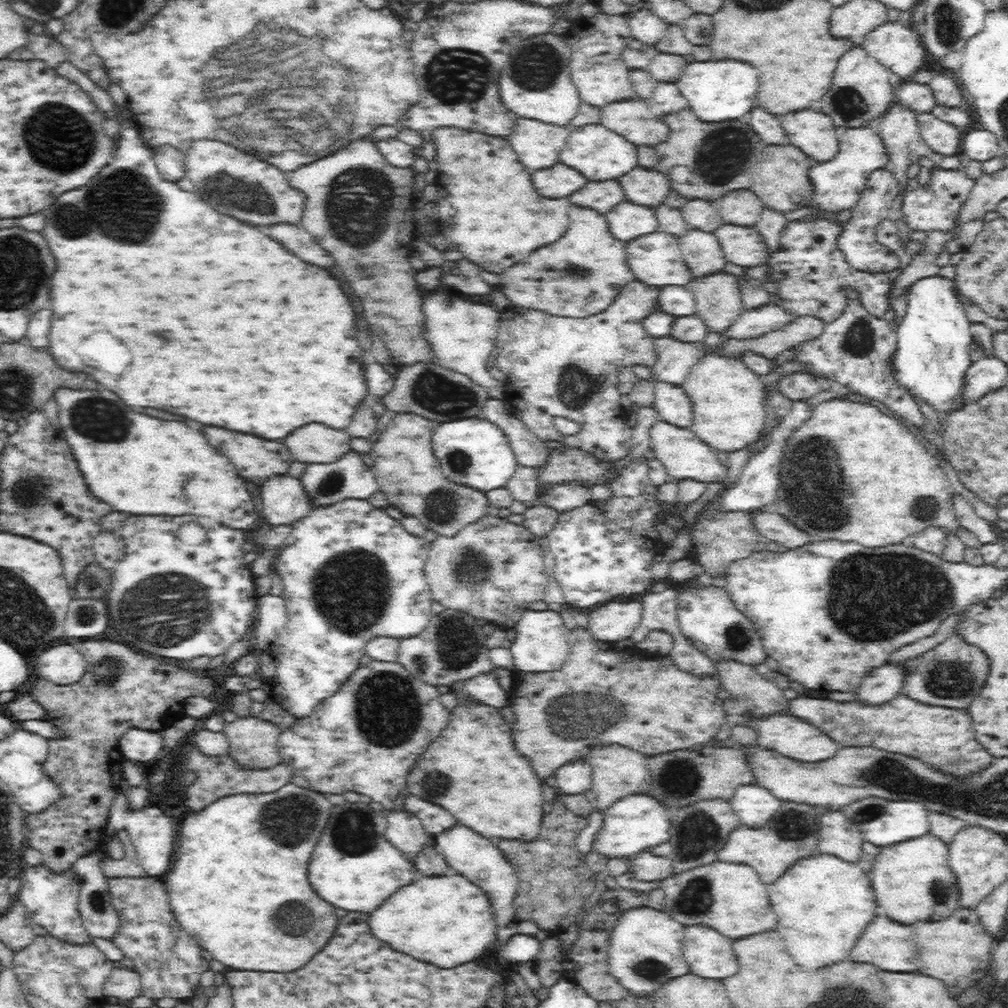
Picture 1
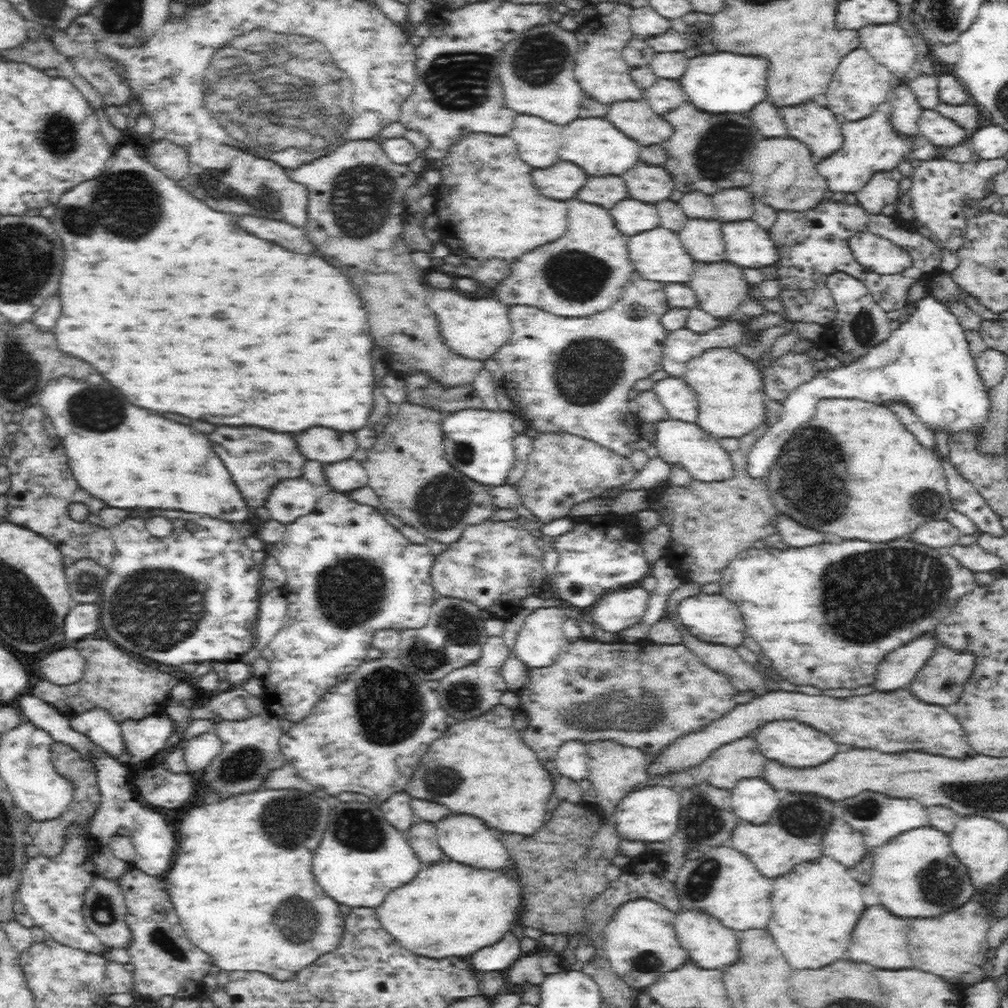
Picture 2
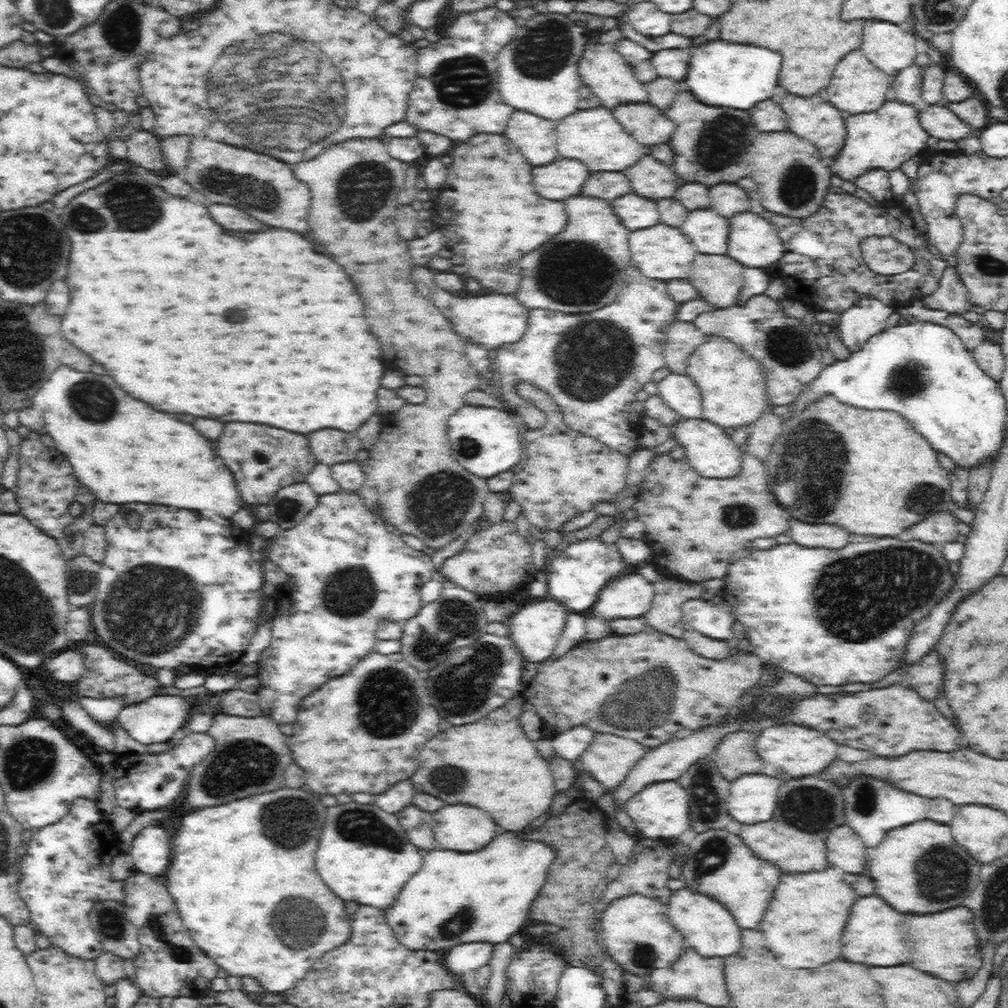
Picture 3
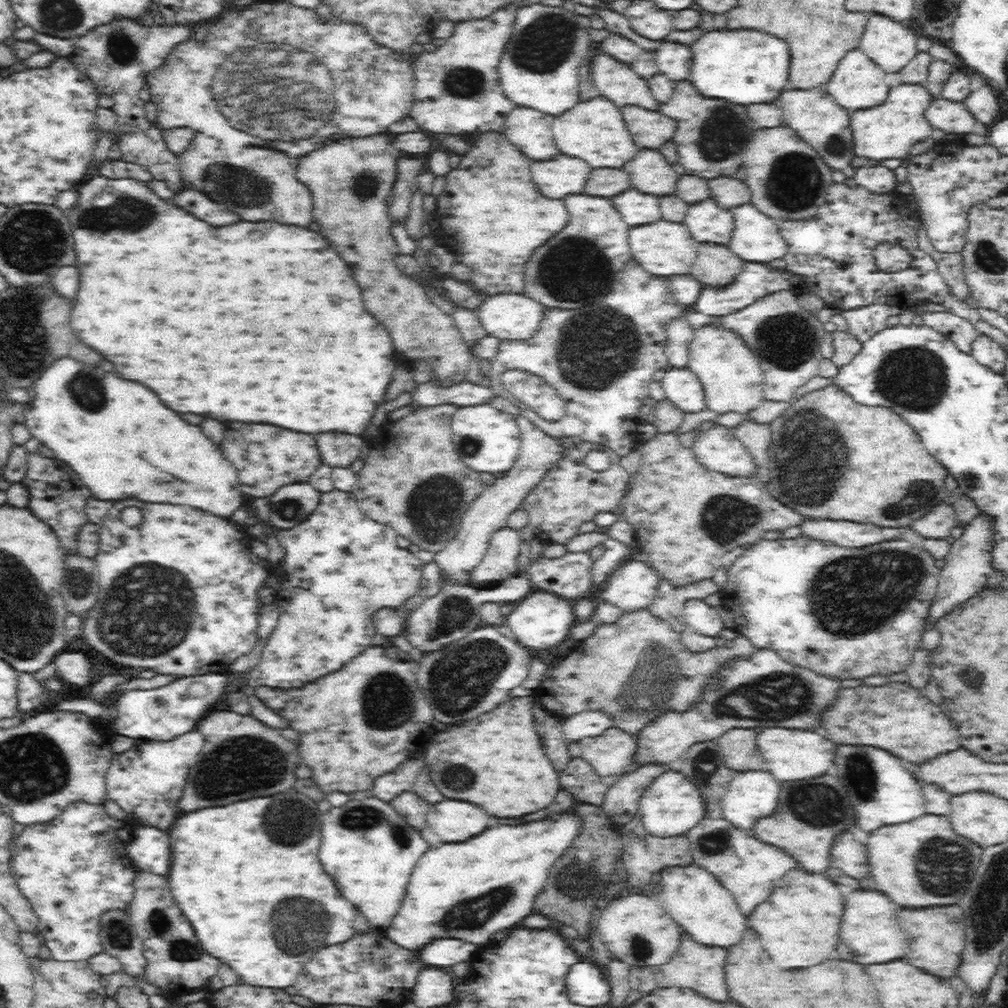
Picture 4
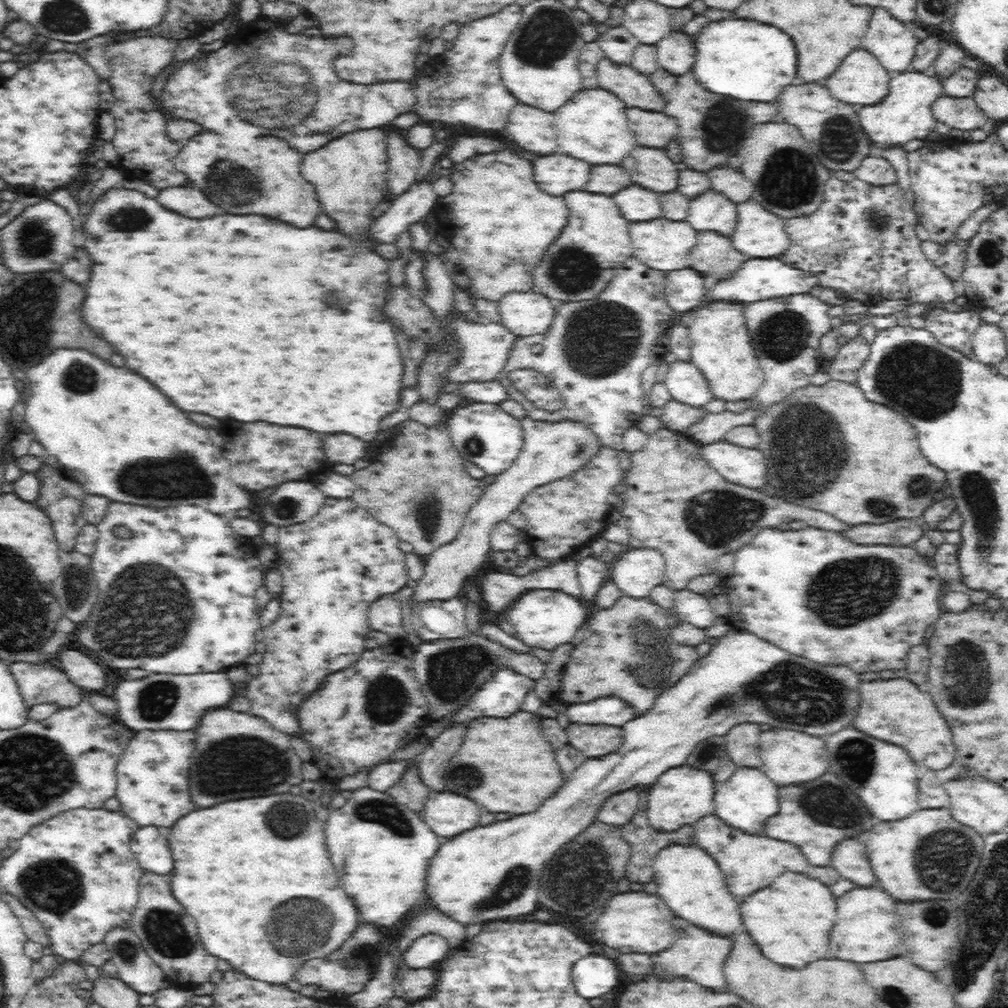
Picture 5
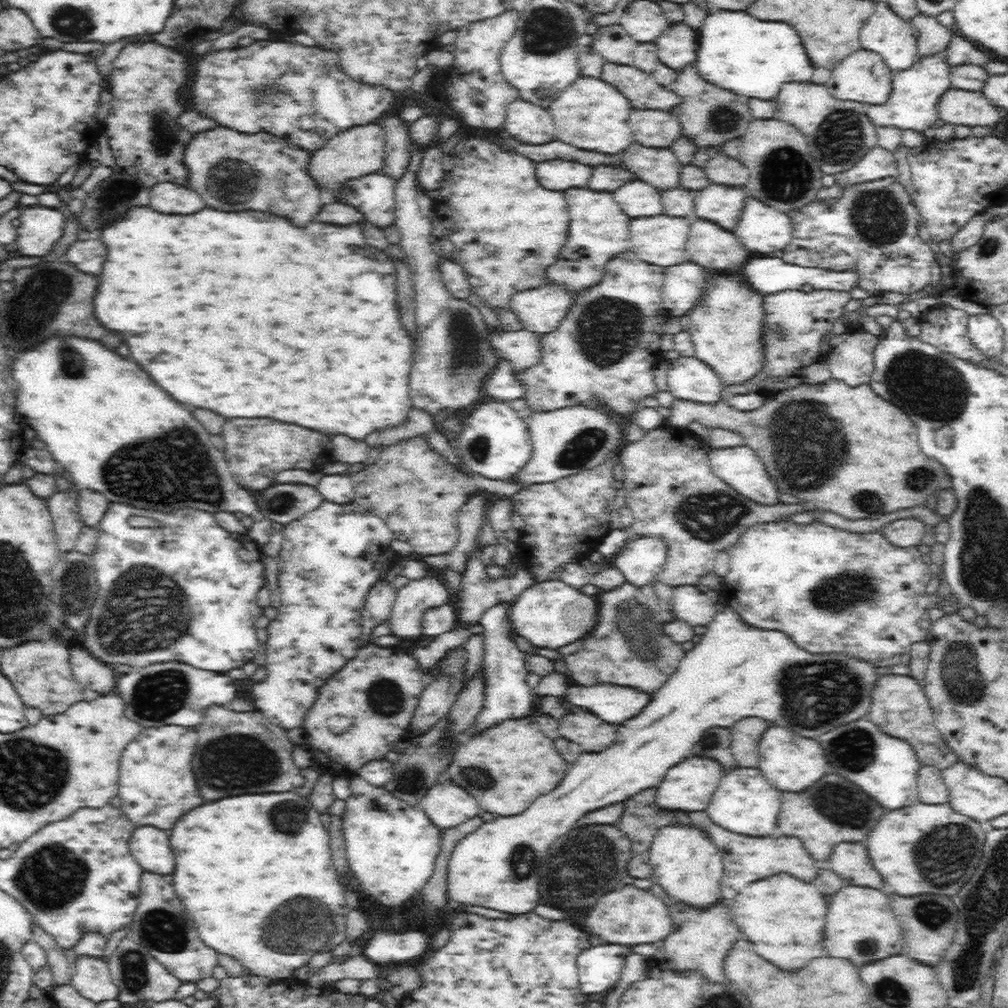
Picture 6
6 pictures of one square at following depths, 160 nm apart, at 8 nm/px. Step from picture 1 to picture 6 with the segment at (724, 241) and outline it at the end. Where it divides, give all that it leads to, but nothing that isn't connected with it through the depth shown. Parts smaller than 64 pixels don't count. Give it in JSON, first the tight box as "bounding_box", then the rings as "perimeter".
{"bounding_box":[732,196,792,254],"perimeter":[[[747,196],[742,215],[732,232],[746,250],[756,254],[772,254],[784,250],[792,242],[790,216]]]}

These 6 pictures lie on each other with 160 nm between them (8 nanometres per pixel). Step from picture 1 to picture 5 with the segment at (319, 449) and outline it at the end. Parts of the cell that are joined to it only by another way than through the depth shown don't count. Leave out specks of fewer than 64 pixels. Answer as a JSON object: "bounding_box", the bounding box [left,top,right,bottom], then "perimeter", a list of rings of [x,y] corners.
{"bounding_box":[322,434,367,464],"perimeter":[[[336,434],[336,436],[324,436],[322,448],[328,460],[334,464],[354,464],[358,458],[364,456],[367,442],[362,442],[356,436],[348,434]]]}

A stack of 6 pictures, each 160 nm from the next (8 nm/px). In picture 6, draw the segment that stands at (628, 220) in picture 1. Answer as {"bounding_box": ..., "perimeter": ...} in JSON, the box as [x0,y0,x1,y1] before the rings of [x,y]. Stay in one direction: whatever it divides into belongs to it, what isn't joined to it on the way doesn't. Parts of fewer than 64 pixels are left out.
{"bounding_box":[614,182,664,219],"perimeter":[[[628,182],[614,192],[614,200],[620,204],[622,212],[630,216],[630,219],[664,214],[660,198],[660,192],[644,182]]]}

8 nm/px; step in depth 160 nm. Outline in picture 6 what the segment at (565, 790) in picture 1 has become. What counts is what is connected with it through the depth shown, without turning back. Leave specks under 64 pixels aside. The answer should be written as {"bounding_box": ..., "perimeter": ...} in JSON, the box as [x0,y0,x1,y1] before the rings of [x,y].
{"bounding_box":[564,684,650,725],"perimeter":[[[610,684],[594,688],[578,688],[572,685],[564,698],[567,705],[584,709],[613,725],[622,724],[640,714],[650,700],[648,695],[640,691]]]}

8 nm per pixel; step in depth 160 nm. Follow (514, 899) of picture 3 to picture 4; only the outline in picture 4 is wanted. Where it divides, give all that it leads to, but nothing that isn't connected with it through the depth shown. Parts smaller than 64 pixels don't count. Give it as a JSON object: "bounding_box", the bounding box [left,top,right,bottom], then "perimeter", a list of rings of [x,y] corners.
{"bounding_box":[384,812,579,951],"perimeter":[[[570,812],[546,819],[546,822],[540,820],[524,826],[496,826],[460,844],[443,843],[438,848],[430,847],[412,871],[400,908],[384,933],[392,942],[408,950],[420,951],[438,938],[486,944],[496,932],[512,930],[518,922],[532,914],[532,904],[544,888],[550,868],[566,848],[574,845],[579,827],[579,820]]]}

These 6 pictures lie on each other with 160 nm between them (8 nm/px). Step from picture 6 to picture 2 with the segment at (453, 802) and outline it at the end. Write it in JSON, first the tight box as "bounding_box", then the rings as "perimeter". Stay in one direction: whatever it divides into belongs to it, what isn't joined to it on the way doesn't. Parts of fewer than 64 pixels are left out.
{"bounding_box":[435,815,513,873],"perimeter":[[[450,815],[448,818],[435,824],[437,828],[437,841],[448,860],[460,863],[476,871],[488,871],[490,873],[506,873],[513,869],[512,859],[508,850],[498,842],[484,824],[476,818],[468,816]]]}

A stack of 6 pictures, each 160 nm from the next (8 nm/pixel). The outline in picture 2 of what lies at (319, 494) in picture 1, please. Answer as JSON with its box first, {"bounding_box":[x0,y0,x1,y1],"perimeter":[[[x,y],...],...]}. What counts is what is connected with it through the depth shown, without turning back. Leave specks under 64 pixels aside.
{"bounding_box":[322,458,369,496],"perimeter":[[[348,458],[348,460],[341,460],[334,464],[322,464],[324,464],[322,466],[322,473],[324,473],[322,485],[330,491],[352,496],[355,490],[369,486],[368,471],[358,460]]]}

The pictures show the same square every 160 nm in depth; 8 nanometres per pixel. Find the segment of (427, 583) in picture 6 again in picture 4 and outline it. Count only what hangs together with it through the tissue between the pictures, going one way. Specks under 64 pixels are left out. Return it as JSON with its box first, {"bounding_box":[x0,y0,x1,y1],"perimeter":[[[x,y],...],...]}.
{"bounding_box":[435,416,560,584],"perimeter":[[[524,416],[518,418],[517,424],[521,431],[521,447],[517,463],[493,485],[485,487],[484,492],[476,497],[471,507],[464,513],[456,538],[444,548],[443,552],[435,554],[435,563],[450,575],[454,575],[460,583],[468,584],[468,572],[482,561],[492,534],[506,527],[505,521],[511,512],[519,508],[526,492],[538,484],[546,474],[546,470],[554,466],[556,460],[560,458],[560,447],[556,439],[536,429],[528,419],[524,420]]]}

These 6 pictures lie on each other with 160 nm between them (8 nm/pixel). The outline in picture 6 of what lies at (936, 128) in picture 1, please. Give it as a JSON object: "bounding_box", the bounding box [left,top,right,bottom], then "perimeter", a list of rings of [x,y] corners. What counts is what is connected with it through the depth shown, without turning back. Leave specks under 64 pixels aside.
{"bounding_box":[936,90,1004,126],"perimeter":[[[948,90],[939,101],[936,111],[940,120],[955,126],[992,126],[1004,116],[1000,109],[989,104],[981,92]]]}

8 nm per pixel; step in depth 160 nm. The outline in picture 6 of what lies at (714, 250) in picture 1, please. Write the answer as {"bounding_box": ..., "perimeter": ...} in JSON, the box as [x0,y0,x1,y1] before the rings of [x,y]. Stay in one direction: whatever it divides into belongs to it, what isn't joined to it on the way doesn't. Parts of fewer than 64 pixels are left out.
{"bounding_box":[691,183,747,232],"perimeter":[[[710,183],[697,192],[691,220],[702,219],[732,232],[742,215],[747,196],[742,189]]]}

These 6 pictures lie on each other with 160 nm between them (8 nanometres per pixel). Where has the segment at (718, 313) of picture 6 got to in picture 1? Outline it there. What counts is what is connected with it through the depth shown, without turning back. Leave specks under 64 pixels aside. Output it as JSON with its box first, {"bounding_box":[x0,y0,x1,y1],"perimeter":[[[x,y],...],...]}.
{"bounding_box":[680,355,768,452],"perimeter":[[[704,355],[680,386],[692,401],[692,424],[688,430],[714,451],[738,452],[756,442],[768,425],[761,379],[742,360]]]}

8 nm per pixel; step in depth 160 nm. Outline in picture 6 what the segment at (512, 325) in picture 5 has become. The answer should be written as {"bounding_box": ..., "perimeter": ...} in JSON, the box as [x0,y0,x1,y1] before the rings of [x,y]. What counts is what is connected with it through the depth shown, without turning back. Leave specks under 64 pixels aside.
{"bounding_box":[508,284,573,335],"perimeter":[[[548,284],[513,294],[508,300],[508,308],[516,315],[520,328],[543,335],[560,324],[573,297],[562,287]]]}

